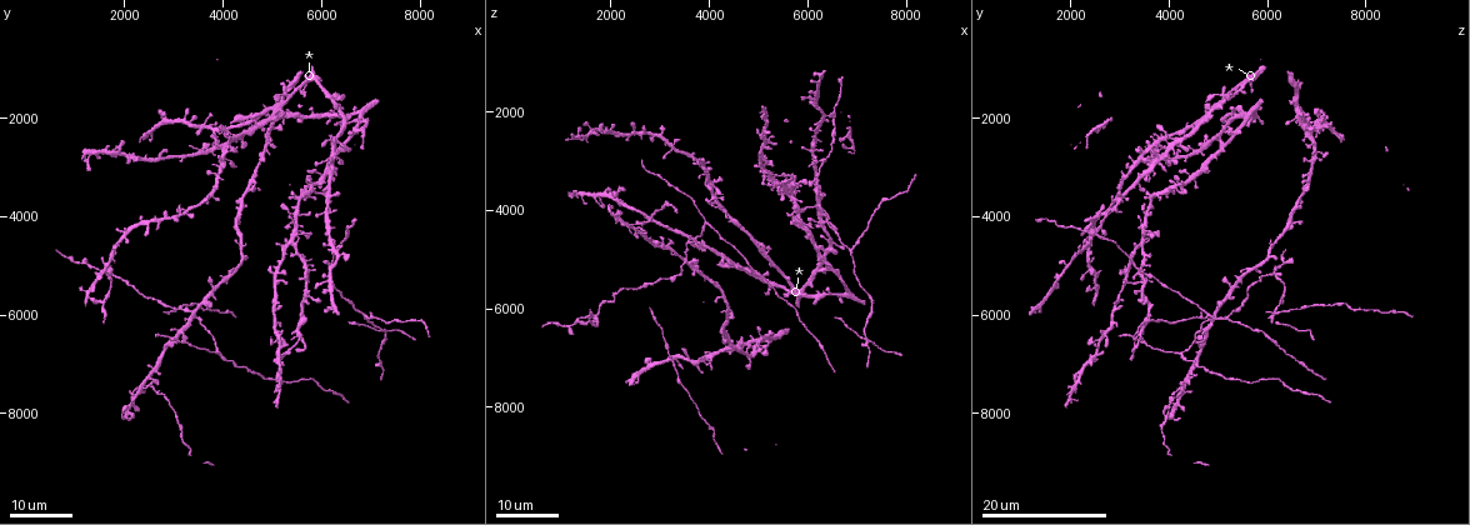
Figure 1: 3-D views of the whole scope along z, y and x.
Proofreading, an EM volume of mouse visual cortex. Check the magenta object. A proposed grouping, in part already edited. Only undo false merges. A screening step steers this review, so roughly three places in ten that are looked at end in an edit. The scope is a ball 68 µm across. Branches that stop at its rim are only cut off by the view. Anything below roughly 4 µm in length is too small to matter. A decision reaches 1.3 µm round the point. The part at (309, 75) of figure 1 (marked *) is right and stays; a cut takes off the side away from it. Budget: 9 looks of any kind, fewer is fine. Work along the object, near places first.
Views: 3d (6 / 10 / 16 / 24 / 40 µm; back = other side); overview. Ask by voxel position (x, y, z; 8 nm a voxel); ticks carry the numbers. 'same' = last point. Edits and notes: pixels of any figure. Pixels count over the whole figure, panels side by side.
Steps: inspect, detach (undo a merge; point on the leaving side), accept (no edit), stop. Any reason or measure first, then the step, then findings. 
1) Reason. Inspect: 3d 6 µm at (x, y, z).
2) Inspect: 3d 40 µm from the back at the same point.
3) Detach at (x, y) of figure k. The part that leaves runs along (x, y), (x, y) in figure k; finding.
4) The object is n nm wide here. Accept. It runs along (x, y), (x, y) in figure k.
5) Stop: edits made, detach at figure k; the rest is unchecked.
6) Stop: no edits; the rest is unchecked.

Four arms meet. Inspect: 3d 16 µm at (3700, 2150, 7150).

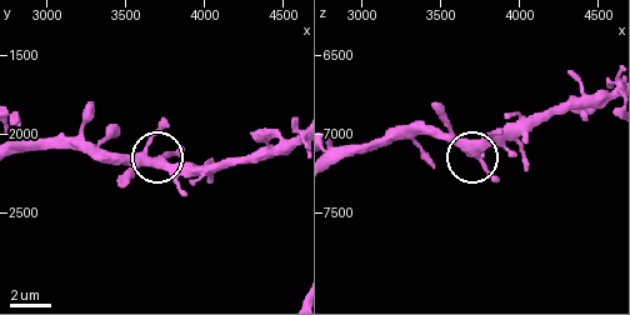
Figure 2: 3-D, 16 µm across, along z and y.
Inspect: 3d 10 µm at (3720, 2160, 7120).

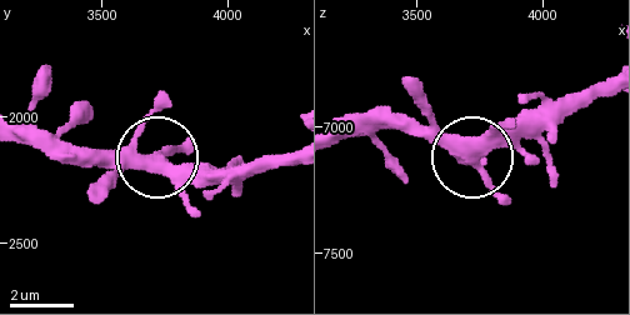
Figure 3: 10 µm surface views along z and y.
4 arms meet here. Accept. It runs along (290, 154), (225, 173), (178, 173), (145, 158), (91, 158) in figure 3; continuous, no second neuron.

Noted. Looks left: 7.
Inspect: 3d 16 µm at (2500, 7450, 4300).

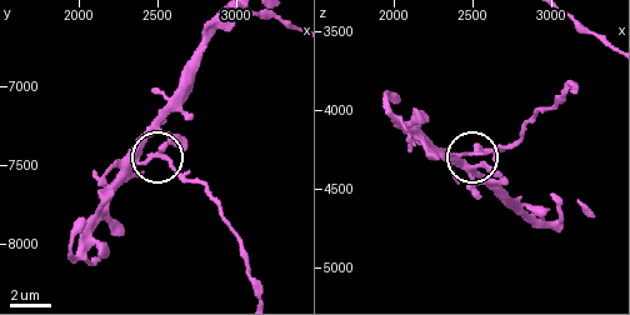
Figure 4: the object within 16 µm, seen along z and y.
Inspect: 3d 10 µm at the same point.

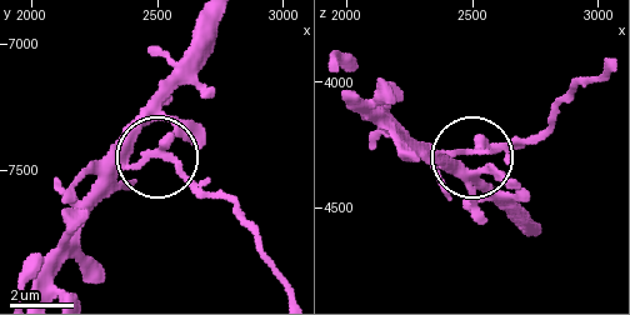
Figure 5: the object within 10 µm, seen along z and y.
The object is 280 nm wide here. Detach at (209, 180) of figure 5. The part that leaves runs along (165, 154), (226, 195), (285, 291) in figure 5; a second neuron is stuck on.

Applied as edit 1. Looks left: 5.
Three arms meet. Inspect: 3d 24 µm at (3900, 6850, 4200).

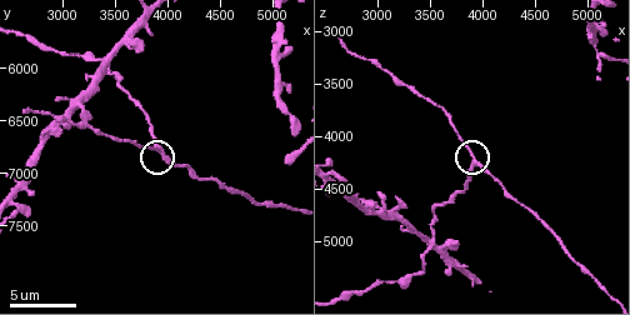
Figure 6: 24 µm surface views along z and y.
Closer look. Inspect: 3d 6 µm at (3920, 6800, 4240).

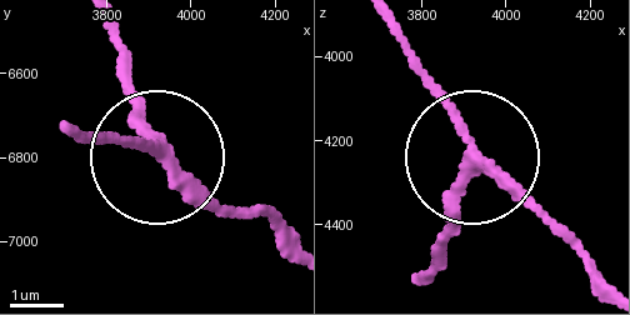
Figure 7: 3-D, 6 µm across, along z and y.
Inspect: 3d 6 µm from the back at (3925, 6780, 4220).

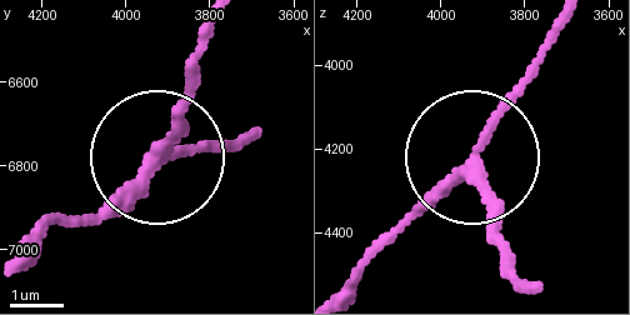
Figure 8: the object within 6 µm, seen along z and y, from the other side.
Accept. It runs along (214, 31), (160, 151), (231, 151) in figure 8; continuous, no second neuron.

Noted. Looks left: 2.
Three-way junction. Inspect: 3d 16 µm at (3380, 6060, 4940).

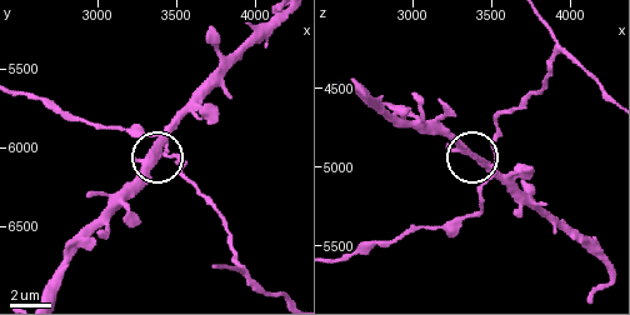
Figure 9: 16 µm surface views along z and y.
The object is 250 nm wide here. Accept. It runs along (274, 21), (183, 118), (158, 158), (129, 186) in figure 9; continuous, no second neuron.

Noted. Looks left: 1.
A narrow waist. Inspect: 3d 10 µm at (3100, 6500, 3380).

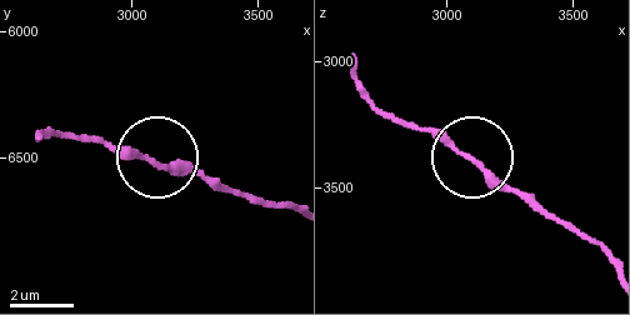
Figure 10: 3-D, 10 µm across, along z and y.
Accept. It runs along (293, 209), (86, 139) in figure 10; continuous, no second neuron.

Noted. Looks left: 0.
Stop: edits made, detach at figure 5; the rest is unchecked.

